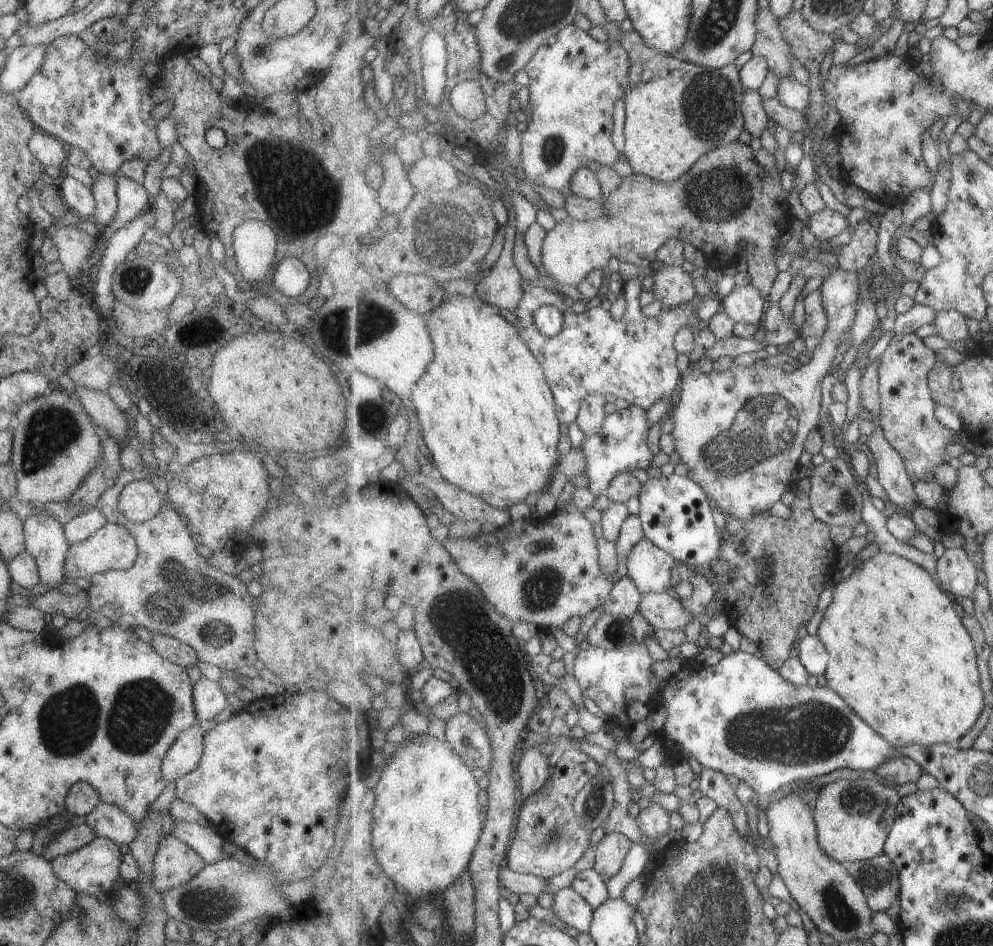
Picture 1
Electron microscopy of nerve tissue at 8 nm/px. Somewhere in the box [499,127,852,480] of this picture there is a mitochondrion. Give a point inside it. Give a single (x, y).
(722, 194)

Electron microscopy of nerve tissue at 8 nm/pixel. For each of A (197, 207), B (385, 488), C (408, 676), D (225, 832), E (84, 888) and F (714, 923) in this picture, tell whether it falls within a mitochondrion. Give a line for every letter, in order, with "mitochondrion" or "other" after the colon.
A: other
B: other
C: other
D: other
E: other
F: mitochondrion

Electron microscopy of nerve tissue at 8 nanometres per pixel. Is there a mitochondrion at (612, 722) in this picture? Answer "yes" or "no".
no

